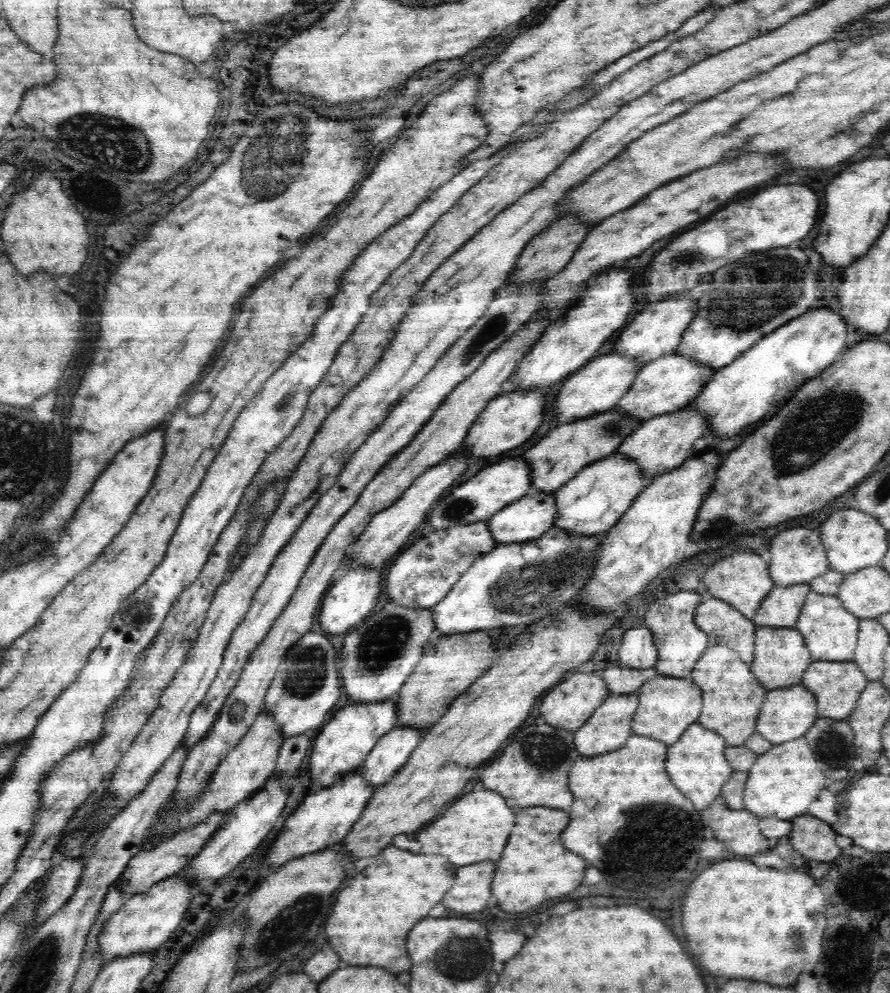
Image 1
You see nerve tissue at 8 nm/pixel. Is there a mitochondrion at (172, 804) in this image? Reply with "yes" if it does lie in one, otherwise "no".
no

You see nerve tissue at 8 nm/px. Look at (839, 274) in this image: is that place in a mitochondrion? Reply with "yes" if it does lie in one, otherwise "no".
no

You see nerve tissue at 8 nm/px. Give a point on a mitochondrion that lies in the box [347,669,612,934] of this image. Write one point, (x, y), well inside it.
(546, 751)

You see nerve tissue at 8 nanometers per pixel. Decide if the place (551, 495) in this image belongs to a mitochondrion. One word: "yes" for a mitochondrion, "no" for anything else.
no

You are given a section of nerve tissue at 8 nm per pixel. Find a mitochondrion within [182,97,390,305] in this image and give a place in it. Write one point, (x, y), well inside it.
(275, 160)

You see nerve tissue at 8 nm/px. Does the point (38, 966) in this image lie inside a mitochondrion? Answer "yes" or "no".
yes

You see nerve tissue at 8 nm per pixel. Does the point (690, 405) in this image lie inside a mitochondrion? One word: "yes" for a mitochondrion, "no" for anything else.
no

